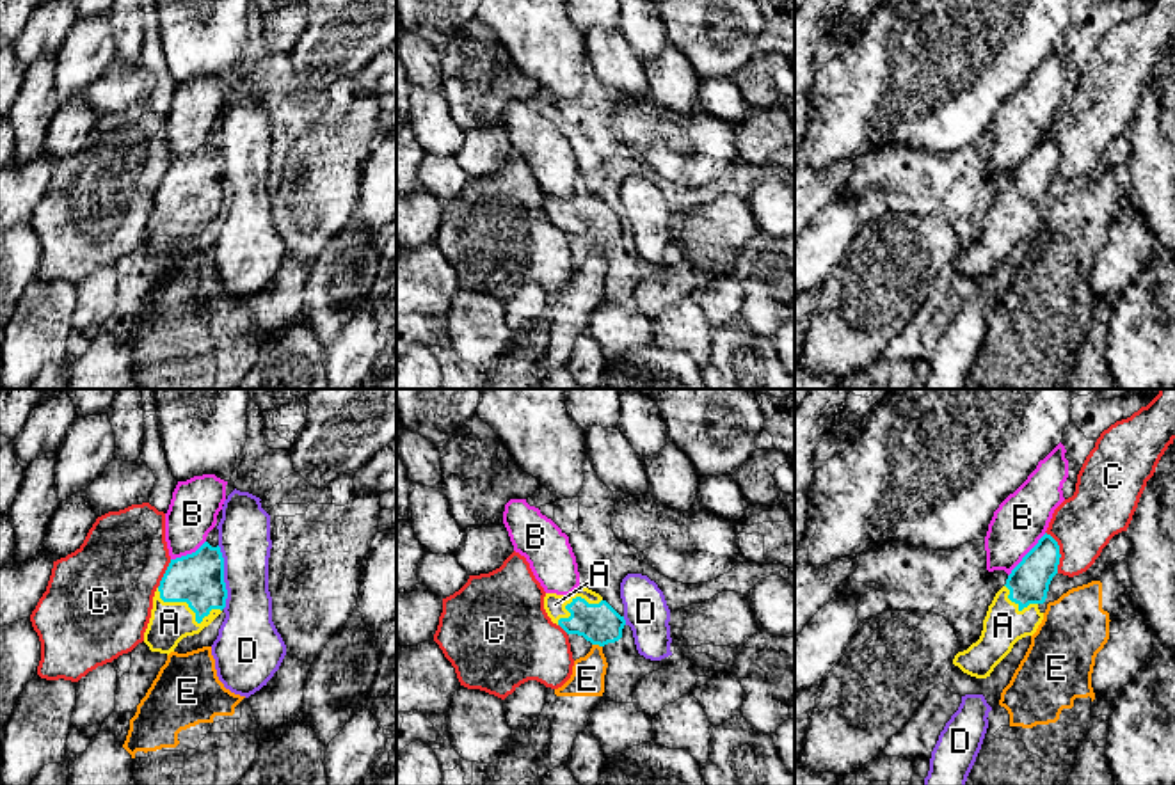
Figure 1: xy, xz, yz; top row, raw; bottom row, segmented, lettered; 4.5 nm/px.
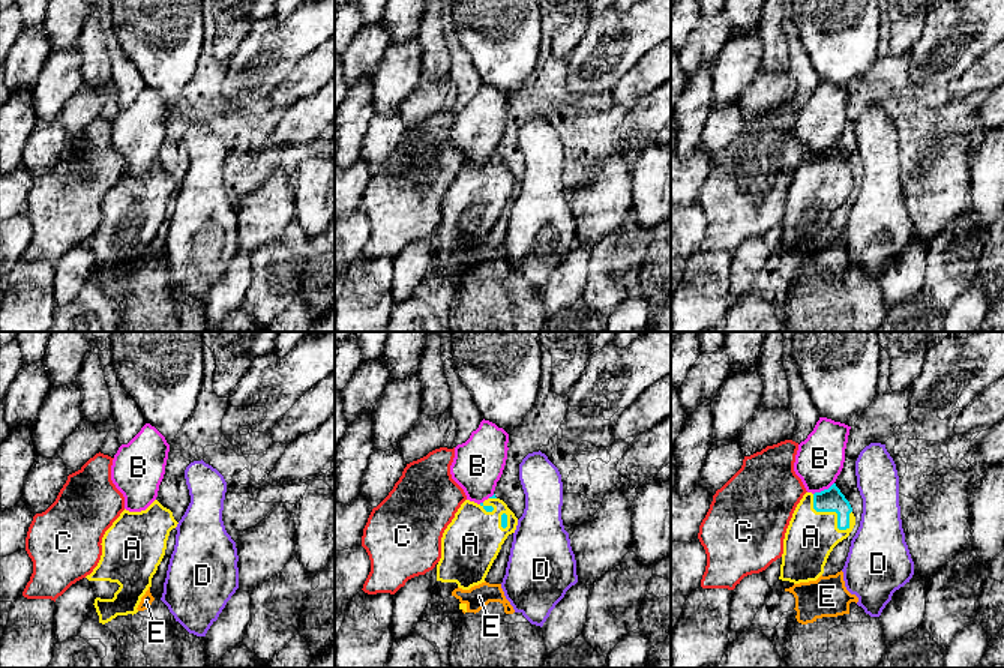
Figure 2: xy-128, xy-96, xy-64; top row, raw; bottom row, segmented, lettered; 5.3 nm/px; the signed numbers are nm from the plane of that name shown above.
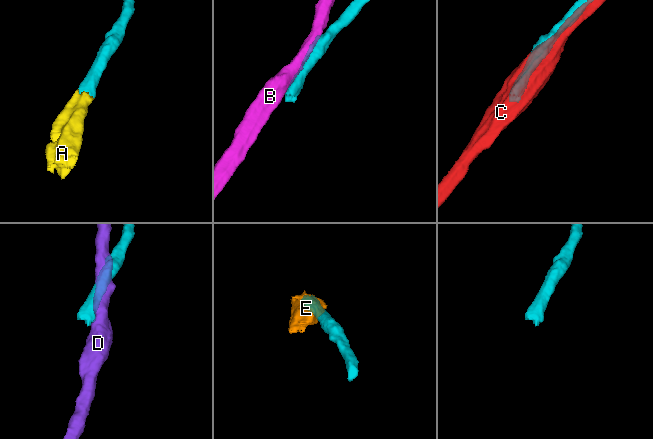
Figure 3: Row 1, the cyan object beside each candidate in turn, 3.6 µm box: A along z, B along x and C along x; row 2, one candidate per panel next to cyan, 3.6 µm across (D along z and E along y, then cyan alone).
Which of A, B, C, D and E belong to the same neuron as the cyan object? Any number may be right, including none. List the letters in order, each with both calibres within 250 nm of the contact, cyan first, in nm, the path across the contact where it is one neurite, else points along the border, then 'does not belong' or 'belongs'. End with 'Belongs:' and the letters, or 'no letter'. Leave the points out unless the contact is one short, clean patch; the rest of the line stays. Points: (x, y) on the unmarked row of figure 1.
A: calibres 240 and 180 nm; way xy (198, 182), (192, 187), (189, 208), (169, 224); belongs
B: calibres 190 and 240 nm; does not belong
C: calibres 190 and 280 nm; does not belong
D: calibres 240 and 240 nm; does not belong
E: calibres 190 and 150 nm; border xz (592, 245), (601, 249); does not belong
Belongs: A

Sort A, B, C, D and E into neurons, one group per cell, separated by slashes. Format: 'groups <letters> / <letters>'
groups A / B / C / D / E

